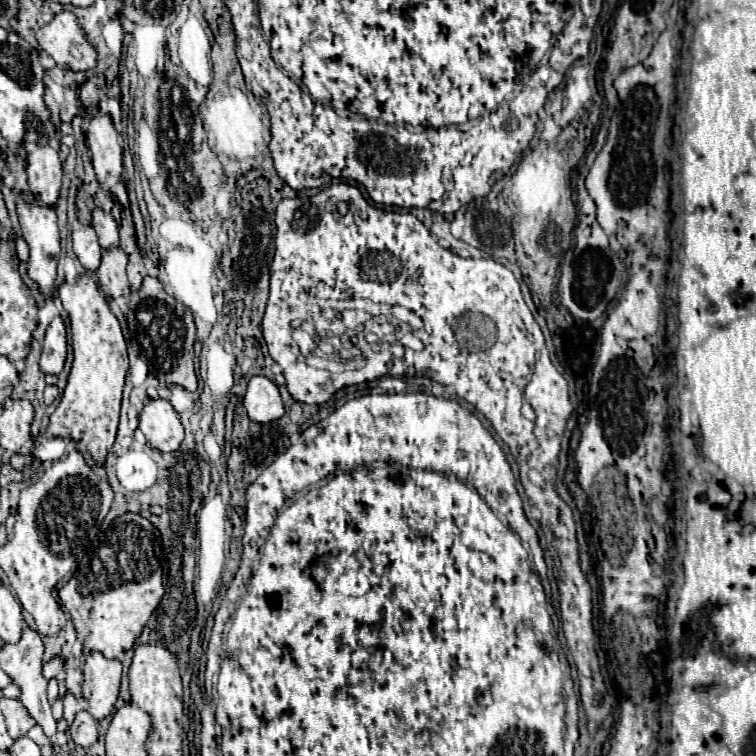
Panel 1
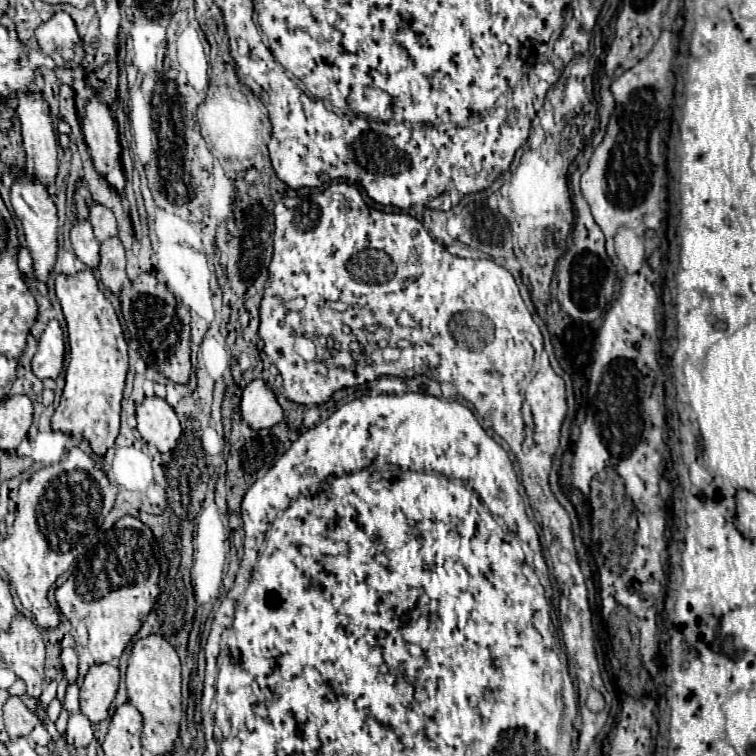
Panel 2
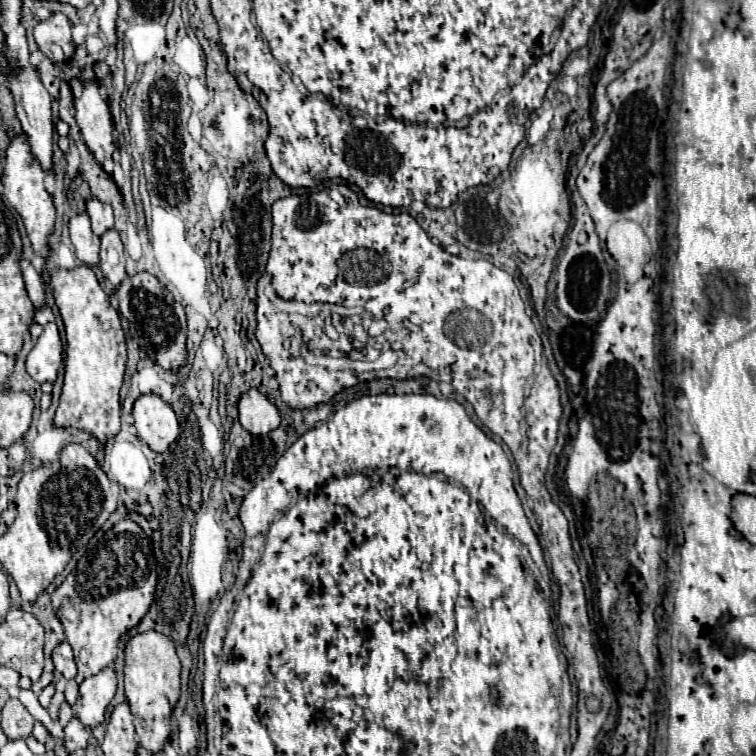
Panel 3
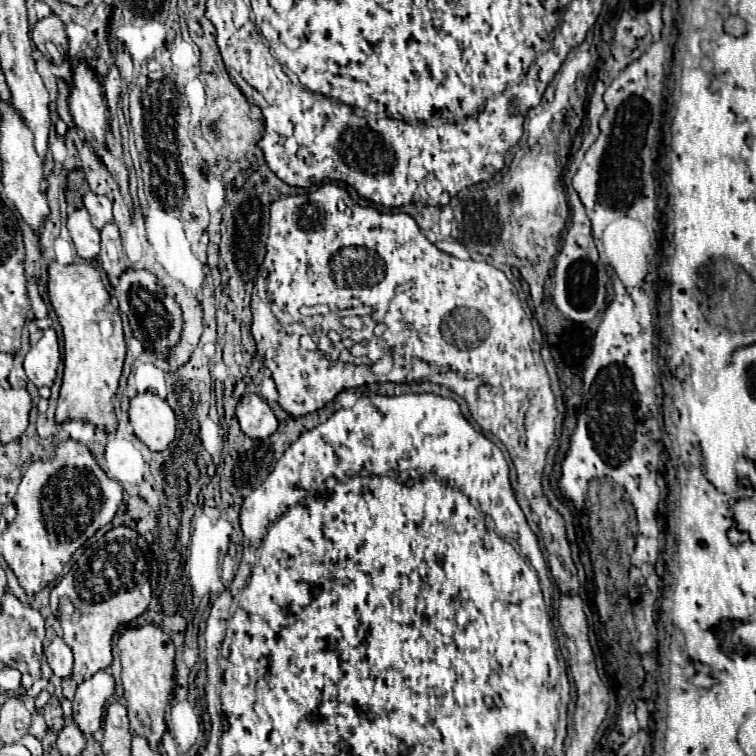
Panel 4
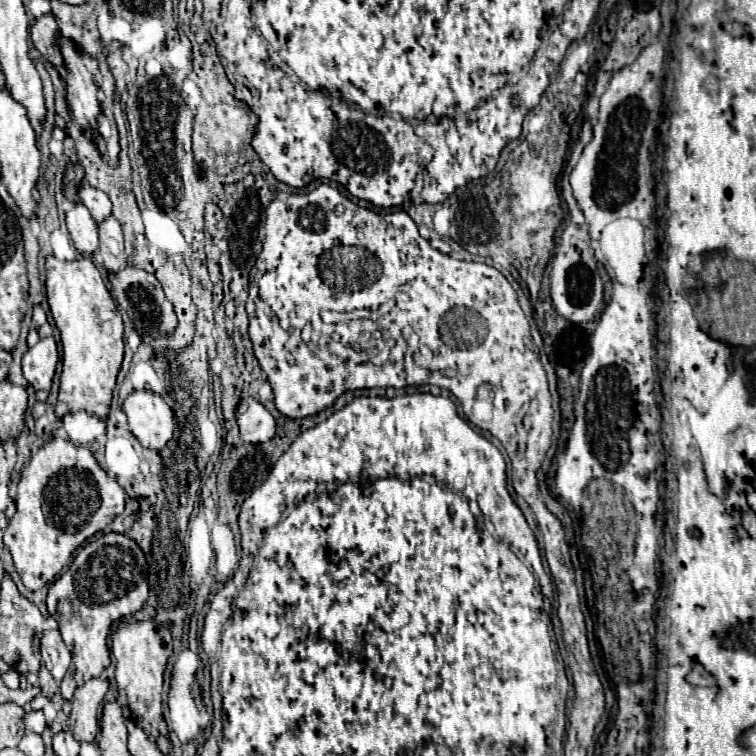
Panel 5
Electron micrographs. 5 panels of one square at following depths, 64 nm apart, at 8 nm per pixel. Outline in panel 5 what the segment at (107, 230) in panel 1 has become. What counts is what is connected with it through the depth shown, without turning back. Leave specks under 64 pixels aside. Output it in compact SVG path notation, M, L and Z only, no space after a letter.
M82 184L82 188L80 188L80 200L84 202L84 206L90 210L90 214L92 214L92 218L96 220L96 222L102 222L102 220L106 220L108 216L110 216L110 212L112 212L112 202L110 202L110 198L102 192L102 190L96 190L96 188L92 188L90 184Z

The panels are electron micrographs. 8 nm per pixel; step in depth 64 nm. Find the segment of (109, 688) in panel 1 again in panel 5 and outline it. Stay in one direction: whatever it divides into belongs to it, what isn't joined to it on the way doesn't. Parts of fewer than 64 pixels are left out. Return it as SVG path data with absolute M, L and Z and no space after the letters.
M96 676L86 680L72 698L72 712L70 712L70 730L74 738L80 742L92 742L98 732L98 712L104 696L108 692L108 678Z

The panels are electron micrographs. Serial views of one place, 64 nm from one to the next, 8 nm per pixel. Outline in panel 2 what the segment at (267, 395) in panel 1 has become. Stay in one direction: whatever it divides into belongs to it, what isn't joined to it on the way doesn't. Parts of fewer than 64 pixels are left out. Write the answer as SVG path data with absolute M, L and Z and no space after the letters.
M252 380L244 388L242 402L240 402L240 410L242 410L242 418L254 430L272 428L284 416L282 406L276 400L276 394L266 386L264 380Z

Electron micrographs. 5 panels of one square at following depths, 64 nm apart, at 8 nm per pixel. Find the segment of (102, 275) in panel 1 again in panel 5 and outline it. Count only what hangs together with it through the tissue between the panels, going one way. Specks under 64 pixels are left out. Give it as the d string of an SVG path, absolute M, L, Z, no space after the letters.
M114 216L106 218L102 224L98 224L100 232L100 256L104 260L104 268L110 272L124 270L128 266L126 262L126 252L124 252L124 238L122 238L122 228L116 222Z

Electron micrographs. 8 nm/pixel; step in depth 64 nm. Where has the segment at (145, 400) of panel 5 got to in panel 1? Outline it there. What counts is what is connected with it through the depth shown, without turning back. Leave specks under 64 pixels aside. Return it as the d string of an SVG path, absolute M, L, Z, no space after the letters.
M150 400L140 414L140 430L150 446L160 452L176 452L184 440L178 412L168 400Z

